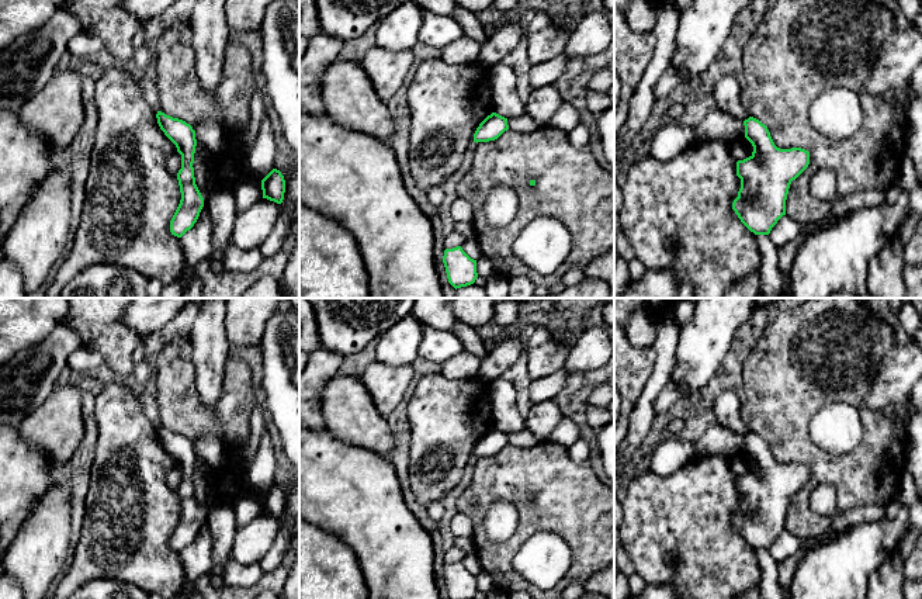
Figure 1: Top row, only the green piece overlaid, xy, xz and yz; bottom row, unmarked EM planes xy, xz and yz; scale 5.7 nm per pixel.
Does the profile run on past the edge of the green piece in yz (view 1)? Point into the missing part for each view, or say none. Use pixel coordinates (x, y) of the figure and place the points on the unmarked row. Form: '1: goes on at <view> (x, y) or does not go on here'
1: does not go on here

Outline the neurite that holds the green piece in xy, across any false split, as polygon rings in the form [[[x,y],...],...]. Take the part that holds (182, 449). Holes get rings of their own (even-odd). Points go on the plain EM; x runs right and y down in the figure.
[[[157,426],[156,433],[160,444],[181,470],[181,484],[177,488],[181,515],[170,536],[171,550],[181,553],[194,541],[204,522],[204,513],[195,499],[193,482],[197,461],[195,446],[186,436],[166,430],[162,426]]]

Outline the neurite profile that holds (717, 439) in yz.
[[[713,423],[694,443],[696,454],[725,454],[745,453],[744,436],[729,430],[720,423]]]

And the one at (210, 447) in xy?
[[[209,433],[201,434],[195,440],[195,451],[207,461],[211,468],[219,468],[228,457],[221,439]]]

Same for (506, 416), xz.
[[[502,378],[491,381],[489,385],[493,427],[507,434],[523,430],[526,427],[526,419],[519,412],[514,385]]]

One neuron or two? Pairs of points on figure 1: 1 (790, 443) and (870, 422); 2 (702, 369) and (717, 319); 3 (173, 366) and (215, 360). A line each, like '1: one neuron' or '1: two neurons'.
1: one neuron
2: one neuron
3: two neurons

